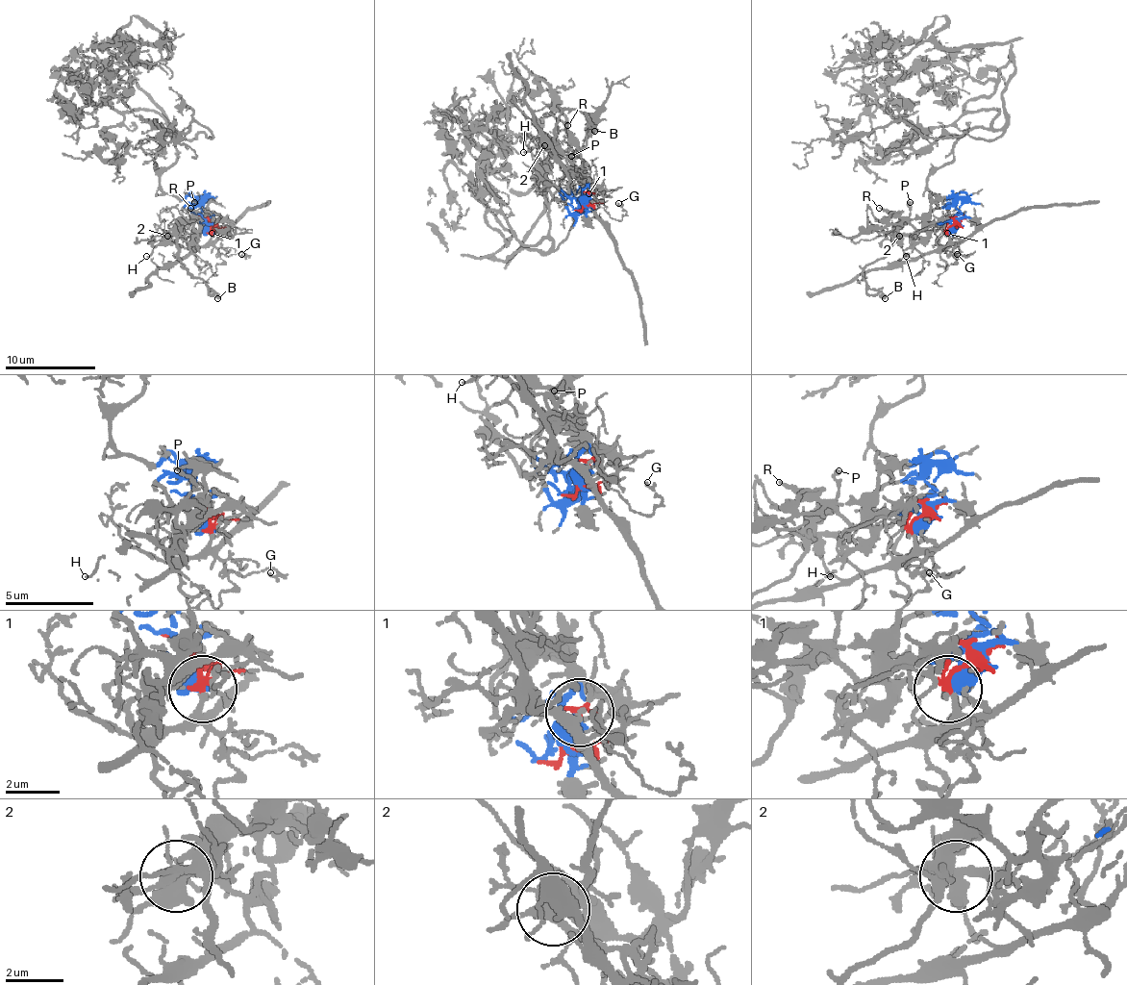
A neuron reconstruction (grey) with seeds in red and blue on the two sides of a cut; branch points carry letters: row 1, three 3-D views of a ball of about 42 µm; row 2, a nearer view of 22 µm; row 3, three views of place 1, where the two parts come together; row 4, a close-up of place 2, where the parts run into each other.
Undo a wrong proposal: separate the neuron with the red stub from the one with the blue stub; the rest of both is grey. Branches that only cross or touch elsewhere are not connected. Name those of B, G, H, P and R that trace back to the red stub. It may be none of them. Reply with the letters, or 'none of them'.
G

